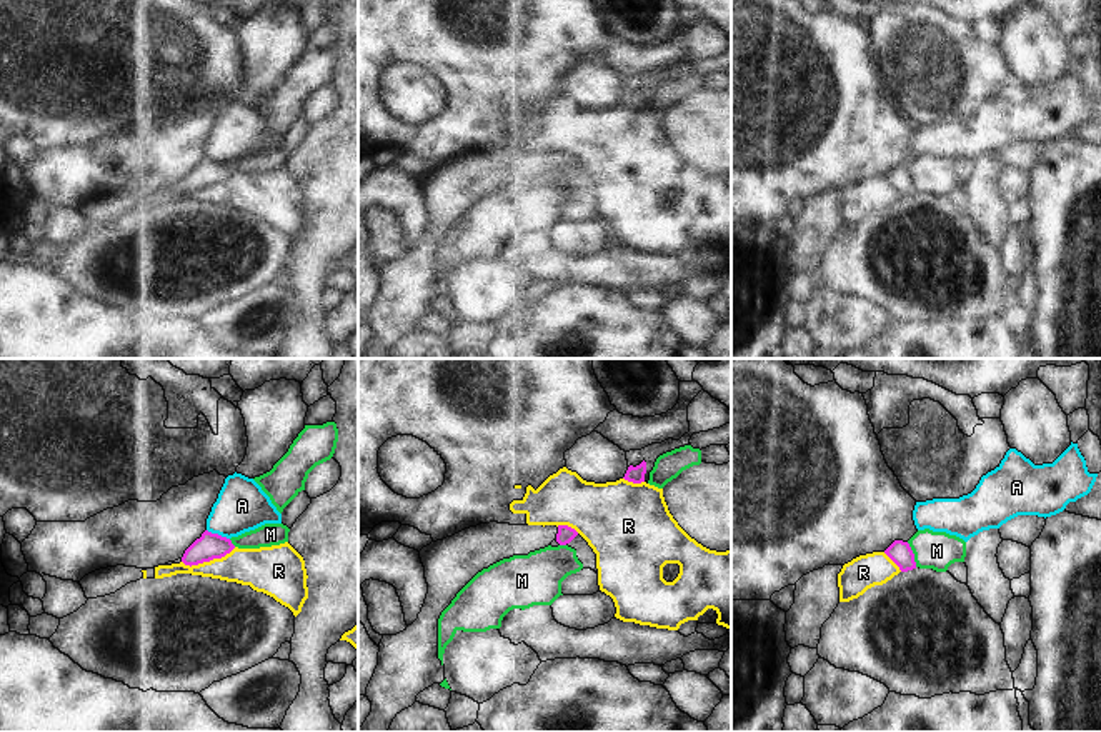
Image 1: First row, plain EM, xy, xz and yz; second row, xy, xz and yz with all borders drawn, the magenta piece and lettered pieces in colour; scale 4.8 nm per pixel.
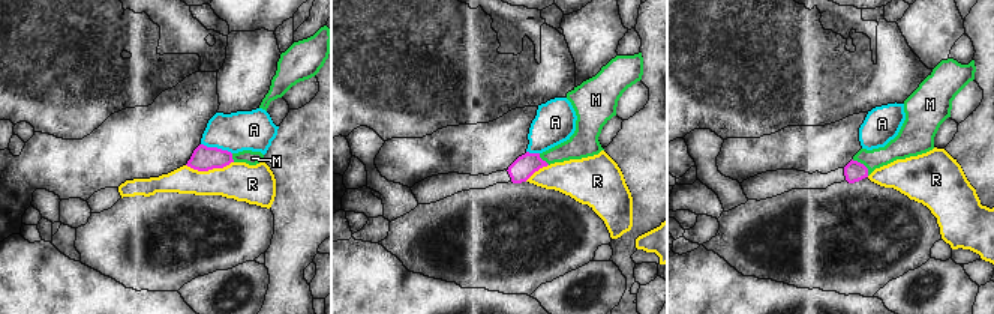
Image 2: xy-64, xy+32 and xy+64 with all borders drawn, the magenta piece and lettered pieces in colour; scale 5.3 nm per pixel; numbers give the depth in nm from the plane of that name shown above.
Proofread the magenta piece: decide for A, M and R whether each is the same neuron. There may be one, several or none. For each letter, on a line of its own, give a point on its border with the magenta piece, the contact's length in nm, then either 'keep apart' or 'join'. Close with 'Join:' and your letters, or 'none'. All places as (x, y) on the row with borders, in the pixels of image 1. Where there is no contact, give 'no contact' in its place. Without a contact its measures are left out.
A: xy (217, 534) | 120 nm | keep apart
M: yz (913, 554) | 130 nm | keep apart
R: xy (209, 561) | 280 nm | keep apart
Join: none

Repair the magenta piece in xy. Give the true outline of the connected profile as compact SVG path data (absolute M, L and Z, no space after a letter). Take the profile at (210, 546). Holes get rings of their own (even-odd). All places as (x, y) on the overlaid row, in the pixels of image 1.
M205 530L183 554L185 565L198 565L213 559L222 559L235 549L230 539Z

